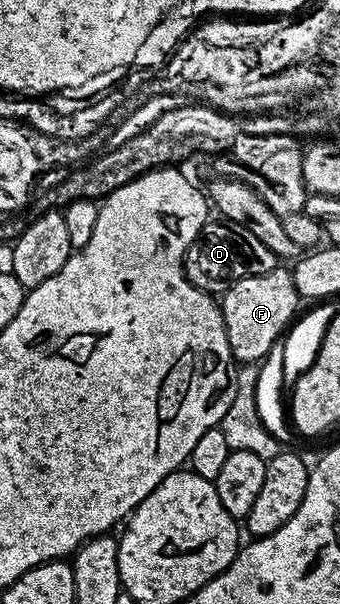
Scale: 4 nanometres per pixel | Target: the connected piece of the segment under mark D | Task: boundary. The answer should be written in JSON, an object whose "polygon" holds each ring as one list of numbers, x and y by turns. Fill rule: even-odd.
{"polygon":[[207,221,196,240,192,240,192,244,186,250,186,279,193,286,205,290,207,294,218,296,242,278,264,276,279,269,280,259,272,252,272,248,267,248,257,236,252,236,248,228,235,222,217,221]]}

